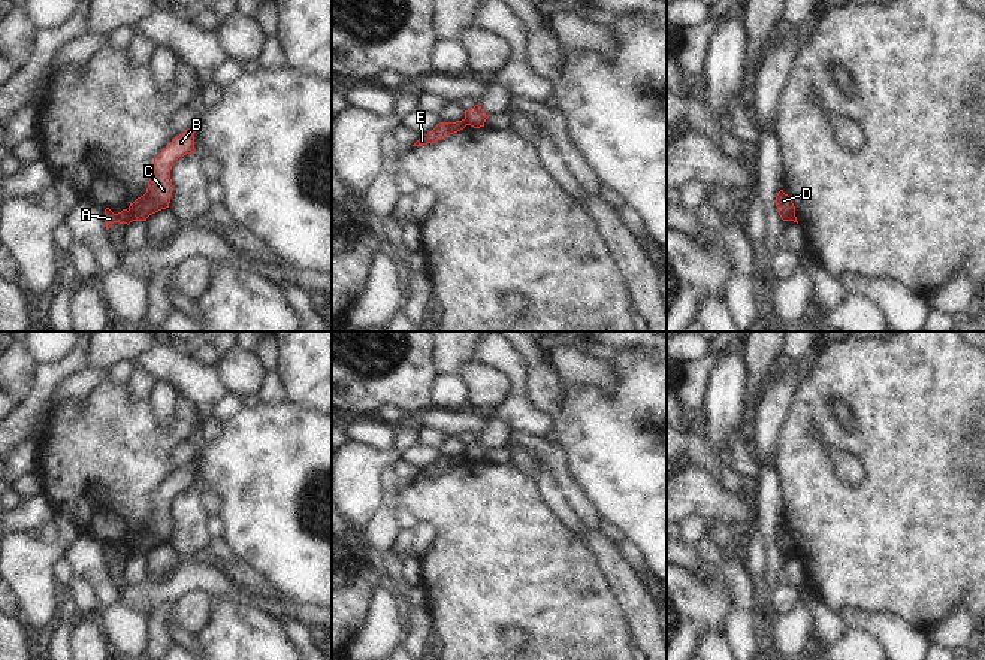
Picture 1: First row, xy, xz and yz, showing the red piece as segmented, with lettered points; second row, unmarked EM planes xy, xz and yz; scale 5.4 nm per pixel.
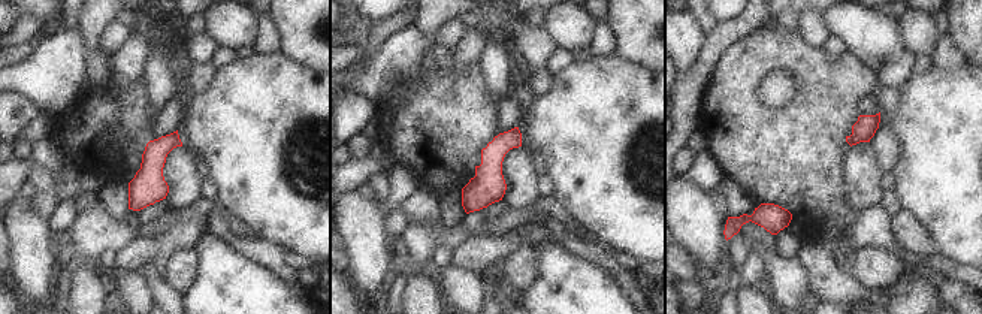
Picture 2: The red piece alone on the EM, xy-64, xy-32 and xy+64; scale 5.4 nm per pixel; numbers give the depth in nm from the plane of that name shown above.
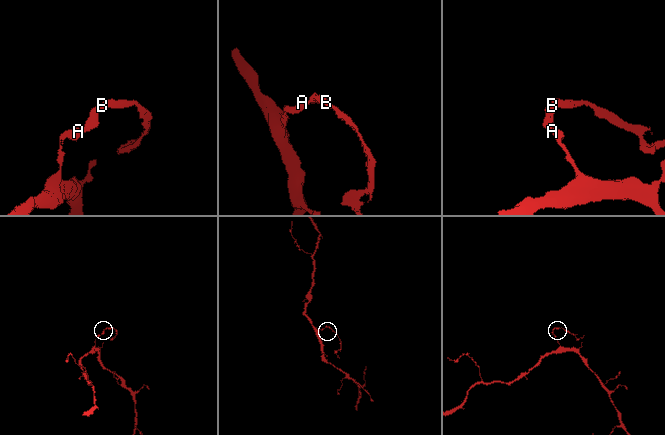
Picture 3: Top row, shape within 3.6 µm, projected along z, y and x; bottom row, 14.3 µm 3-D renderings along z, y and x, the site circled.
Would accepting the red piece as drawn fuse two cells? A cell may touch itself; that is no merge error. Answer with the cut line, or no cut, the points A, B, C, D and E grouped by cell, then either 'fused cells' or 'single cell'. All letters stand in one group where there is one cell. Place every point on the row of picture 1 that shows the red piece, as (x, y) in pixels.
cut xy (127, 211), (133, 220); groups A E / B C D; fused cells

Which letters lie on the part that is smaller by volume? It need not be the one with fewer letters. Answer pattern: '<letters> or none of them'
B, C, D

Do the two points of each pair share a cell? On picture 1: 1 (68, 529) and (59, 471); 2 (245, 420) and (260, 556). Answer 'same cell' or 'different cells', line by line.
1: different cells
2: same cell

